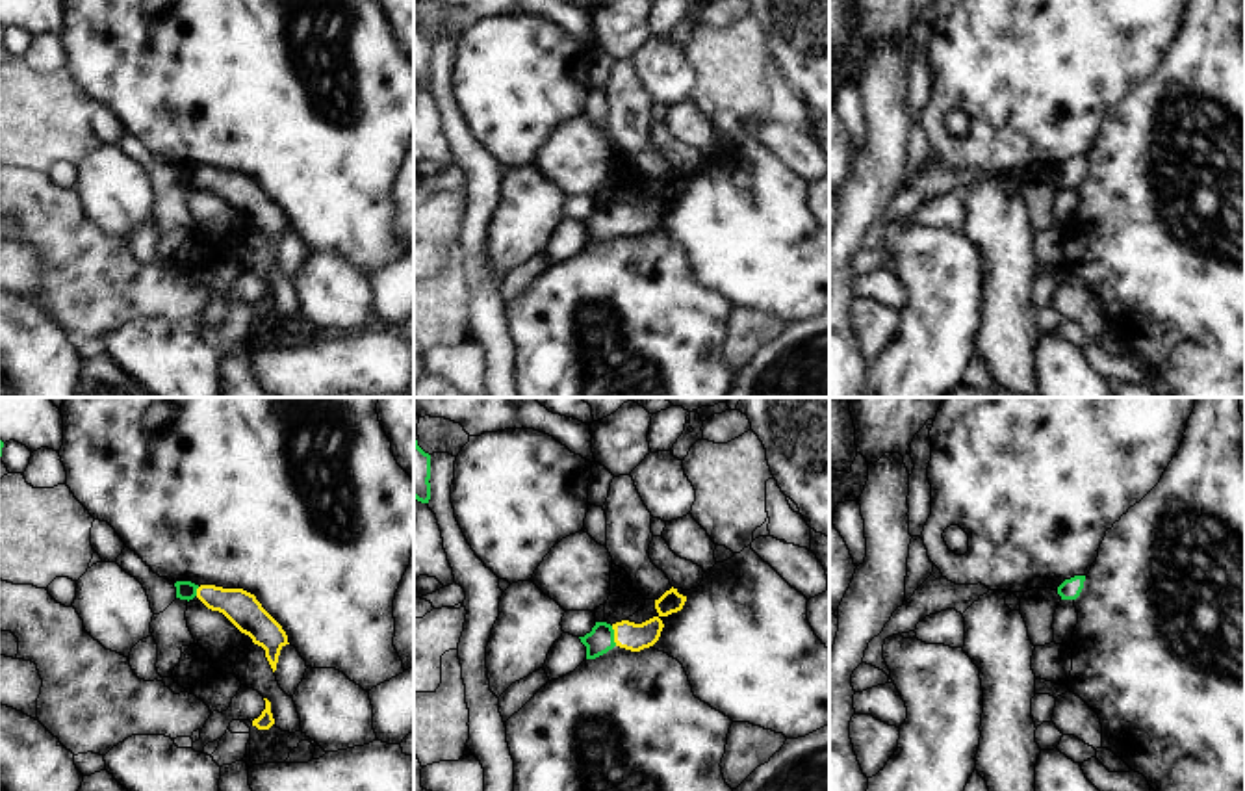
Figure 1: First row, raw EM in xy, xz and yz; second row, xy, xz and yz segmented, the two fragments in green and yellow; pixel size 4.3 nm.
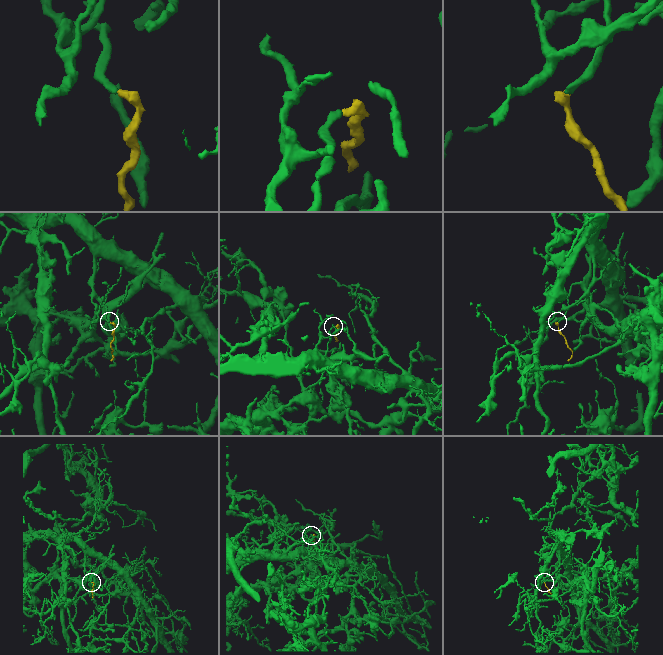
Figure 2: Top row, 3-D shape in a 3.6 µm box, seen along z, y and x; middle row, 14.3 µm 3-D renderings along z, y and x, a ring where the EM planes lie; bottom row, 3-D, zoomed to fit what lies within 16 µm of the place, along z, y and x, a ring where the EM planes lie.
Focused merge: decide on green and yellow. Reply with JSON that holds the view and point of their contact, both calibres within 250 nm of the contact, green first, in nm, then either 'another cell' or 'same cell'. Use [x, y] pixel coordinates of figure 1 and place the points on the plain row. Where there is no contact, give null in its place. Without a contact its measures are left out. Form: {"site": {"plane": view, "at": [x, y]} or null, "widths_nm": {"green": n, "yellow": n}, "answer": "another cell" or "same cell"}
{"site": {"plane": "xz", "at": [613, 220]}, "widths_nm": {"green": 110, "yellow": 120}, "answer": "same cell"}

